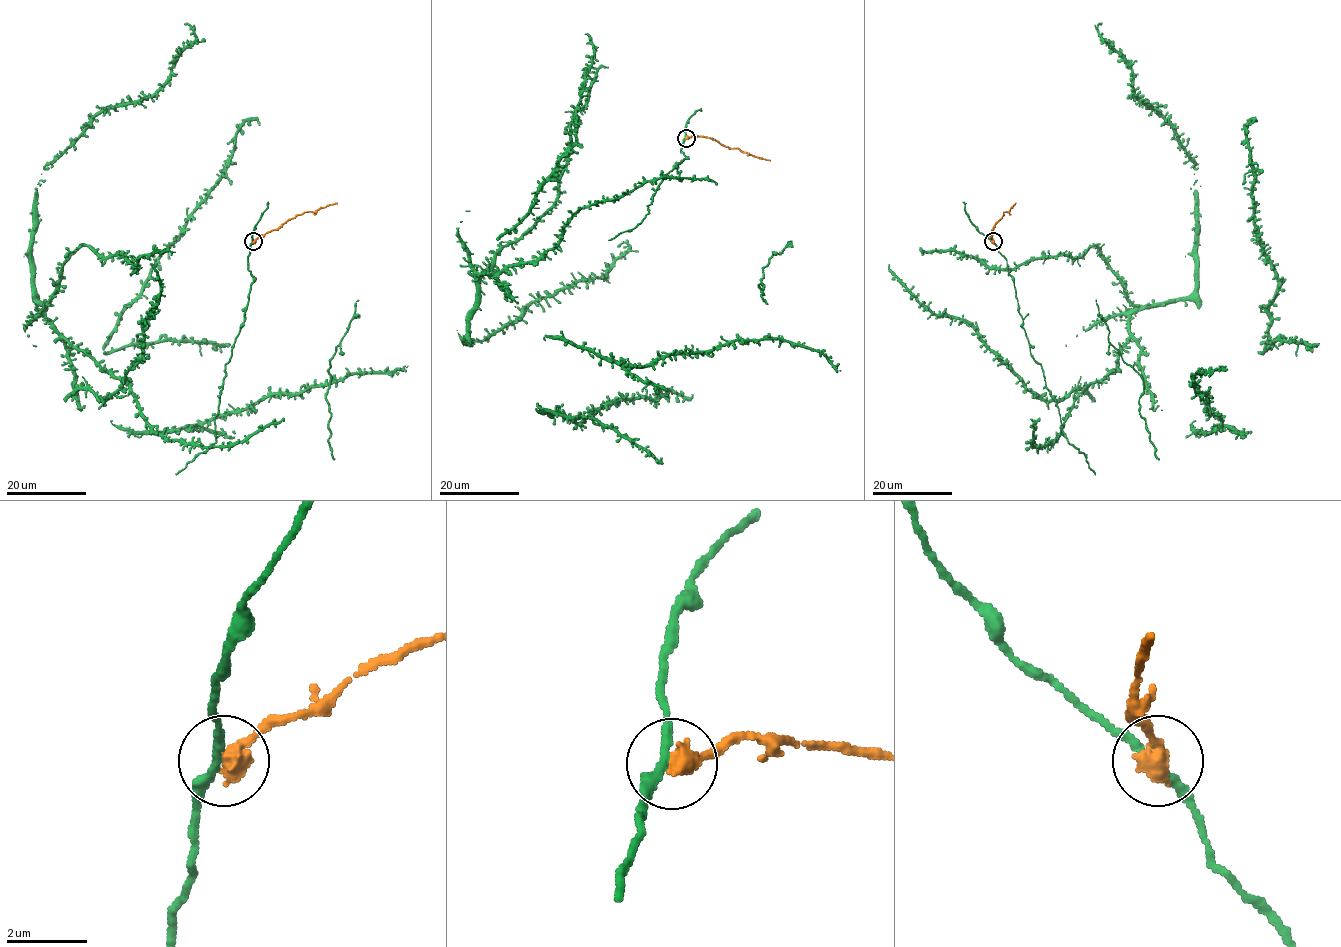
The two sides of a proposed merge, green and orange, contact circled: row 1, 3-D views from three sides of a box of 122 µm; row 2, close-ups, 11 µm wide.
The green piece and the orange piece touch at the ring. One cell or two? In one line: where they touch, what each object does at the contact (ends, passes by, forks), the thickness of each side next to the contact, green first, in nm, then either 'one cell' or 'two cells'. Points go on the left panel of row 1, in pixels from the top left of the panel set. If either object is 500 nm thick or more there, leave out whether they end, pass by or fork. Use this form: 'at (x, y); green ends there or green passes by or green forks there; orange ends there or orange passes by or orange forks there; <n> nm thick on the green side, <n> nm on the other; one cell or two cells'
at (253, 241); 200 nm thick on the green side, 550 nm on the other; two cells

